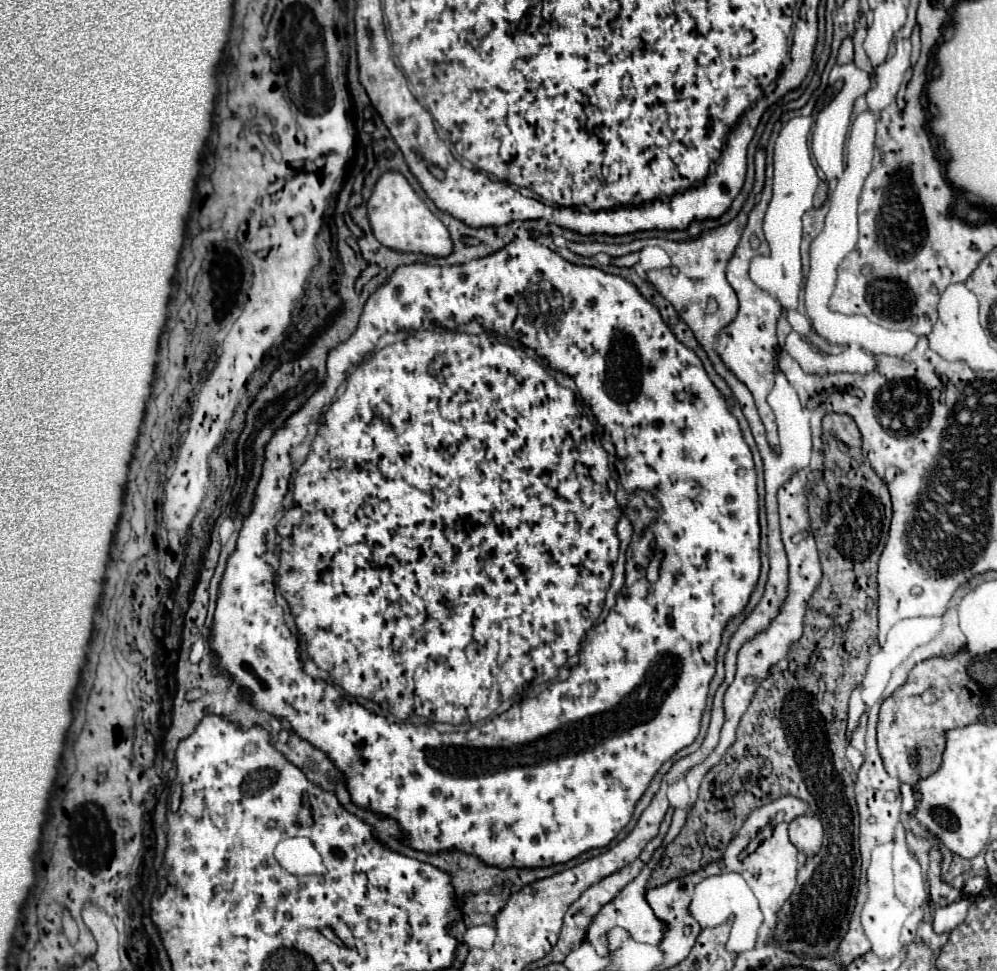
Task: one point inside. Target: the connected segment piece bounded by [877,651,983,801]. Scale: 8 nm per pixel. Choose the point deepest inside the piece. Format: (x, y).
(911, 732)

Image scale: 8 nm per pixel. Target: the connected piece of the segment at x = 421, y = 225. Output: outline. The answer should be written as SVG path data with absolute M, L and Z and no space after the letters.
M387 171L377 181L373 195L367 201L367 213L377 241L393 251L423 253L433 257L447 257L453 251L453 241L447 227L429 211L425 201L413 191L401 173Z

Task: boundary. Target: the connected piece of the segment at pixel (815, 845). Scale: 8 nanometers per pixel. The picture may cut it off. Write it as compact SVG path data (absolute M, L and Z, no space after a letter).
M797 817L797 821L789 823L789 839L805 857L813 857L819 853L823 843L823 827L817 817Z

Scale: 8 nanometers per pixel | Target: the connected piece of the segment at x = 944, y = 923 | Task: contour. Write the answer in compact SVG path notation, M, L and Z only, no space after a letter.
M961 899L951 905L939 907L933 917L933 931L935 933L951 933L957 925L961 925L965 921L967 907L969 907L969 899Z

